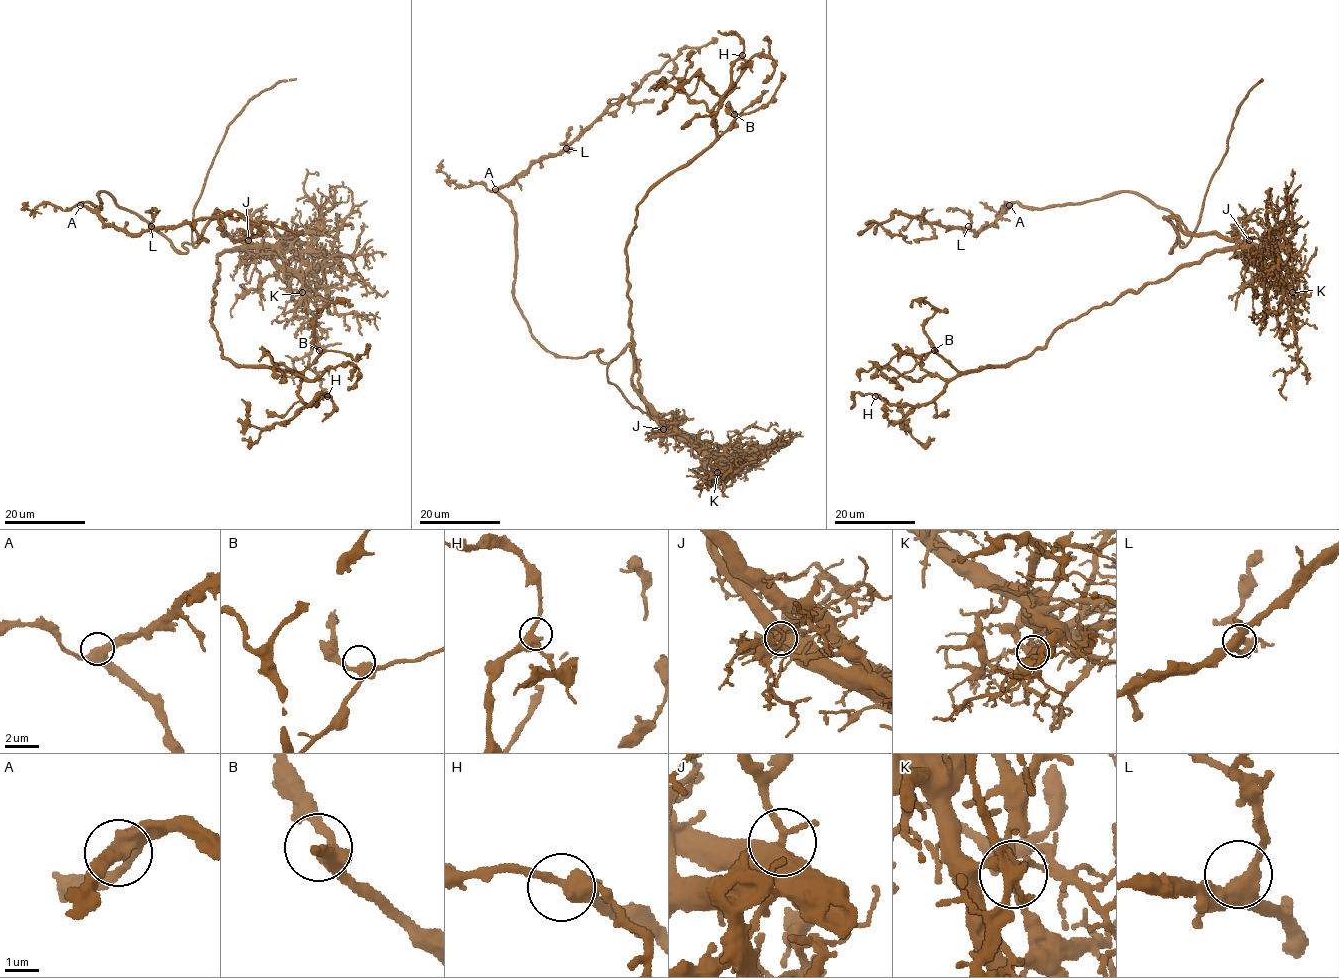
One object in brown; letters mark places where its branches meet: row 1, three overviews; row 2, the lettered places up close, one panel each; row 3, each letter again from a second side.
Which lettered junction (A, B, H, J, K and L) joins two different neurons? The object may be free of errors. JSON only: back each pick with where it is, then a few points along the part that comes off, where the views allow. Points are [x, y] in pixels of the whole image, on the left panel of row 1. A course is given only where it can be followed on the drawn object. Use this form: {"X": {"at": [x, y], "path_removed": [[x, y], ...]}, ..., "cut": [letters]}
{"K": {"at": [302, 292], "path_removed": [[302, 292], [296, 253], [226, 250], [211, 318], [222, 355], [308, 380], [354, 364], [348, 389]]}, "cut": ["K"]}

